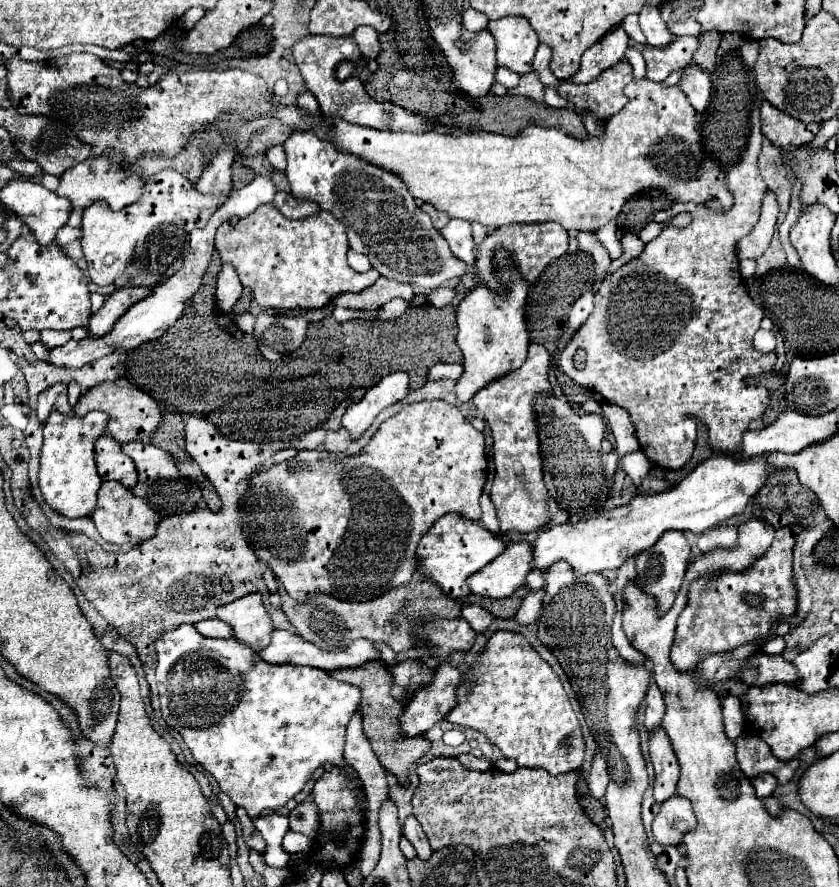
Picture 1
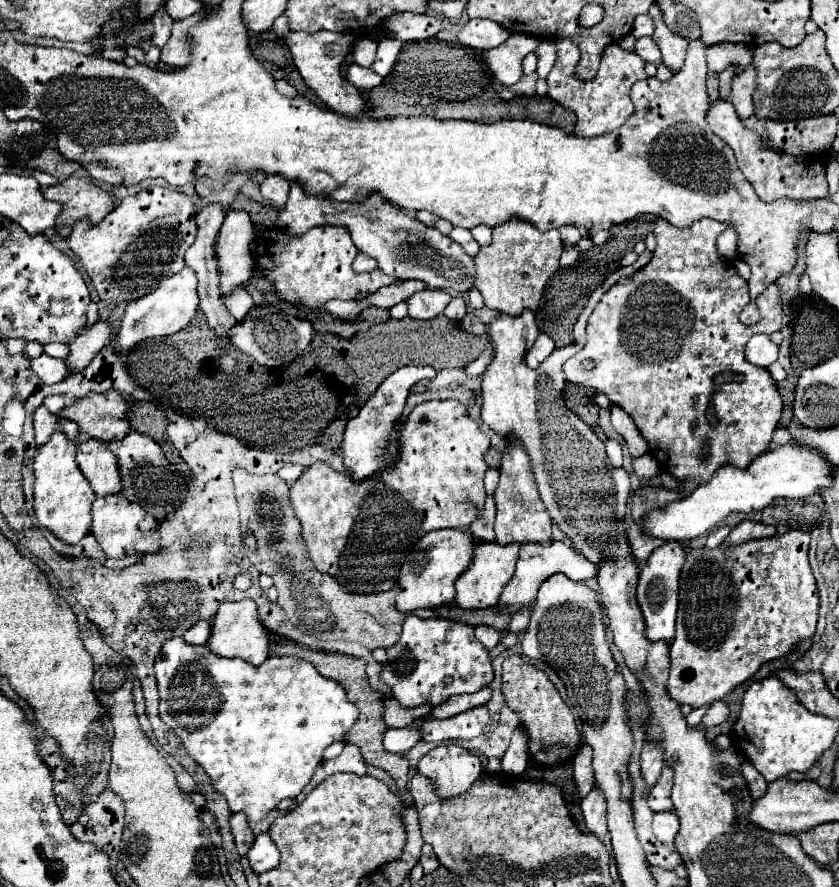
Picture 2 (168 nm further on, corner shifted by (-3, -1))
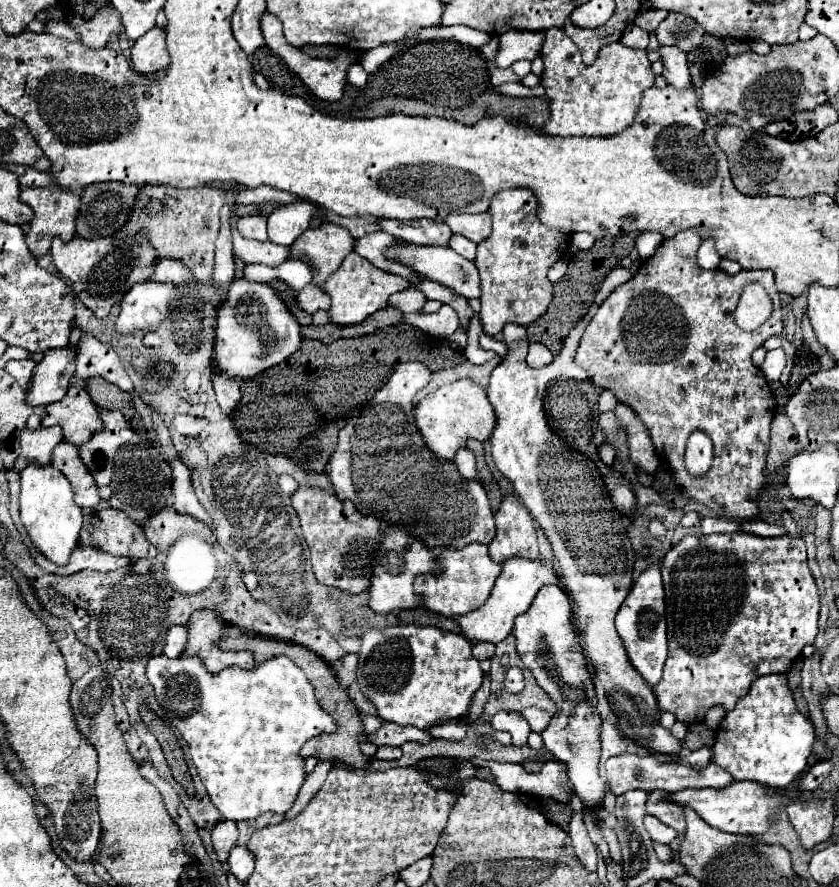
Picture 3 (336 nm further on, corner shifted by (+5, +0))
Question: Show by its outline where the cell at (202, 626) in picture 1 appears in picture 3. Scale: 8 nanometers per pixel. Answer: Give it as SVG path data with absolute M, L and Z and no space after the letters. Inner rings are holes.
M173 626L173 628L169 628L169 632L167 632L163 654L169 656L169 658L181 656L181 650L185 648L183 644L185 644L185 626Z

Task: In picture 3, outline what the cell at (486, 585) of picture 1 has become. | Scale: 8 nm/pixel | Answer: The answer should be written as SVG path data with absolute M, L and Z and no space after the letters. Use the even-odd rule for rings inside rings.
M469 544L463 550L449 550L449 556L437 558L437 566L439 568L435 572L419 574L415 578L415 592L423 598L423 606L427 610L447 618L455 618L483 606L501 570L501 564L489 558L487 546L483 544Z

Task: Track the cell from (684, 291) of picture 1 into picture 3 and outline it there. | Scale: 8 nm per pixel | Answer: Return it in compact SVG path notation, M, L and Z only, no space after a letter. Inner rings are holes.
M683 230L679 234L675 234L673 238L667 238L663 240L661 248L651 256L647 258L637 274L625 284L625 286L619 286L597 310L597 316L589 322L585 334L583 334L583 340L581 340L581 346L577 350L577 356L575 356L575 362L579 366L583 366L587 372L589 372L589 378L593 384L601 386L601 388L607 388L607 390L613 390L617 400L631 406L639 416L641 420L645 422L649 434L651 434L651 440L653 440L653 446L657 450L657 456L659 460L673 472L673 478L677 480L677 484L683 488L683 494L691 500L697 500L701 504L705 504L709 510L713 510L715 514L719 516L725 516L725 518L741 518L741 520L751 520L751 518L759 518L759 506L757 506L757 500L759 500L759 490L763 488L765 484L765 476L763 476L763 470L765 470L765 458L767 458L767 450L769 450L769 424L773 420L773 406L775 406L775 400L773 400L773 394L771 394L771 388L769 388L769 382L765 380L763 372L751 362L751 354L753 350L757 350L759 346L763 346L763 342L769 338L769 336L781 336L783 332L783 314L781 314L781 296L779 296L779 290L775 288L775 276L771 270L741 270L739 274L735 276L729 276L721 270L703 270L697 266L697 248L701 244L701 236L699 236L699 230ZM751 282L757 282L757 284L763 284L765 290L769 292L771 300L773 300L773 316L763 324L759 326L755 332L745 332L741 330L737 324L735 324L735 318L733 318L733 312L735 312L735 306L739 302L739 292L745 284L751 284ZM695 430L701 430L705 432L711 442L713 442L713 466L709 468L709 474L705 476L697 476L693 478L687 468L685 468L685 446L687 446L687 438L695 432Z

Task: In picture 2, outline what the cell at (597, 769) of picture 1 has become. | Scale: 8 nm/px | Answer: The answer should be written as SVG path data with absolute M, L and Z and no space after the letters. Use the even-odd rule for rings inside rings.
M595 787L589 791L589 795L581 801L581 811L587 823L587 829L597 835L599 839L607 833L607 811L603 803L603 793L595 791Z

